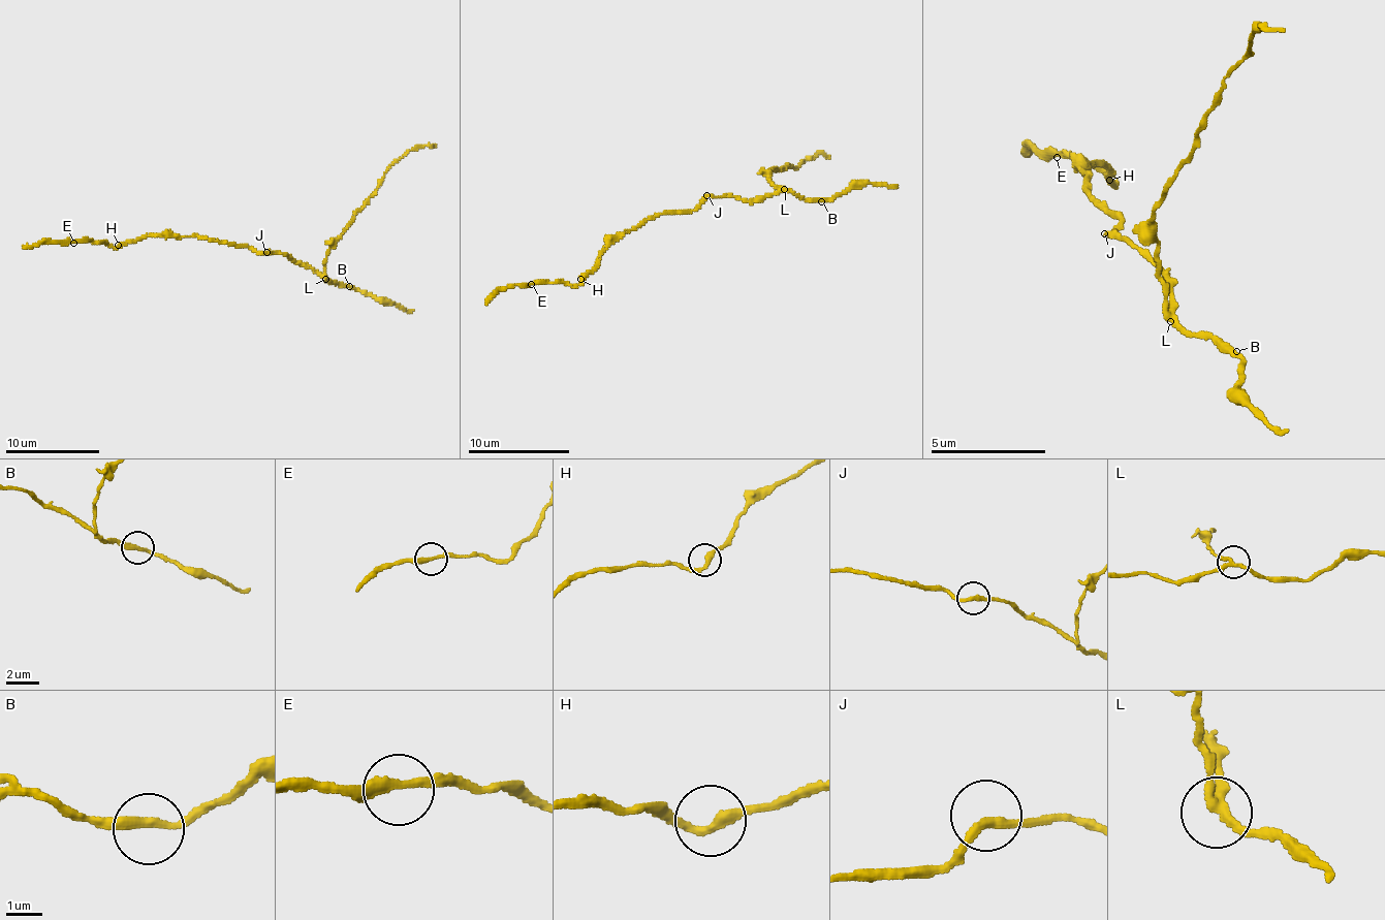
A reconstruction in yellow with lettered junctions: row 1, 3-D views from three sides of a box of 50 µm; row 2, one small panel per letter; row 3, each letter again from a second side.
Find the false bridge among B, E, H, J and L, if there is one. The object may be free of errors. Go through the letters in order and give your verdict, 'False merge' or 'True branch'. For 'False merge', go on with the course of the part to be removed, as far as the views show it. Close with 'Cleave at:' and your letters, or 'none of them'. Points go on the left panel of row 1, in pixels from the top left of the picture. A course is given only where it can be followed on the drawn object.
B: True branch
E: True branch
H: True branch
J: True branch
L: False merge. Course of the part to remove: (326, 280), (326, 252), (391, 165), (410, 150), (435, 147)
Cleave at: L

